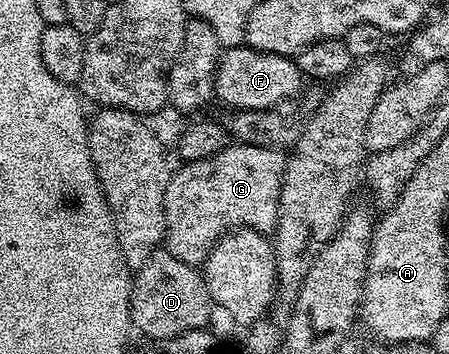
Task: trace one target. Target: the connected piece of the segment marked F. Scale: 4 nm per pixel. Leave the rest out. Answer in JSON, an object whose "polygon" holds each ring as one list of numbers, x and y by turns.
{"polygon":[[234,45,221,55,215,75,215,97,229,105,230,110,276,109,284,106,301,89,303,78,296,60,292,57,264,53,248,45]]}

